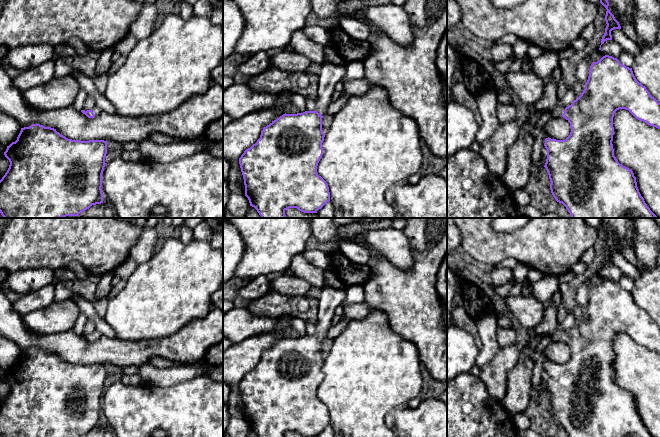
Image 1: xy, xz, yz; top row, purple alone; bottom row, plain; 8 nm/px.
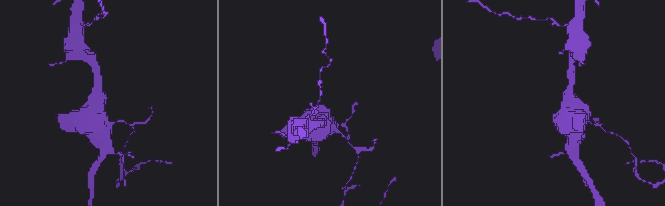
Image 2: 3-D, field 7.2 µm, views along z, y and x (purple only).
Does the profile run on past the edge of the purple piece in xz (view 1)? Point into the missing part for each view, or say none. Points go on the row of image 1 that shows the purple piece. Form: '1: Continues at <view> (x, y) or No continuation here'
1: Continues at xz (330, 74)

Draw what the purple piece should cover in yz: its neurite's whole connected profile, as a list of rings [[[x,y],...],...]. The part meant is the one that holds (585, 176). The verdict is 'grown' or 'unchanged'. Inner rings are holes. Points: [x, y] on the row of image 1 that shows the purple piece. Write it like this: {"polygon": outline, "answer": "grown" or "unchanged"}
{"polygon": [[[609,55],[591,64],[585,89],[568,107],[553,106],[550,109],[538,110],[534,105],[528,105],[528,116],[535,114],[540,120],[544,115],[549,114],[563,117],[570,123],[571,132],[565,140],[549,137],[545,139],[547,159],[544,167],[549,175],[553,197],[566,207],[571,218],[658,218],[641,196],[633,171],[620,164],[614,156],[613,117],[619,109],[626,109],[636,119],[660,129],[660,103],[636,80],[632,68],[626,67],[617,58]]], "answer": "grown"}

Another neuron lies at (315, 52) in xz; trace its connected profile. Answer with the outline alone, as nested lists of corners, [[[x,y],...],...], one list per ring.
[[[302,30],[293,33],[289,45],[294,48],[295,52],[307,56],[312,62],[327,63],[324,57],[324,47],[307,38]]]

